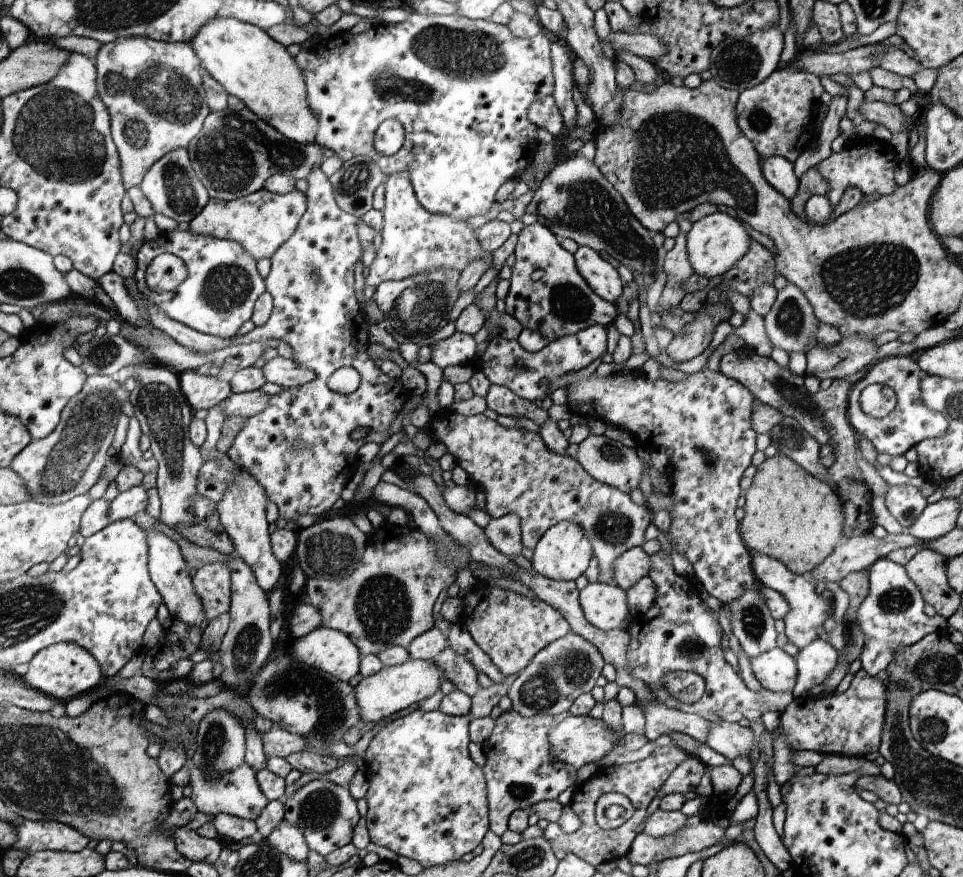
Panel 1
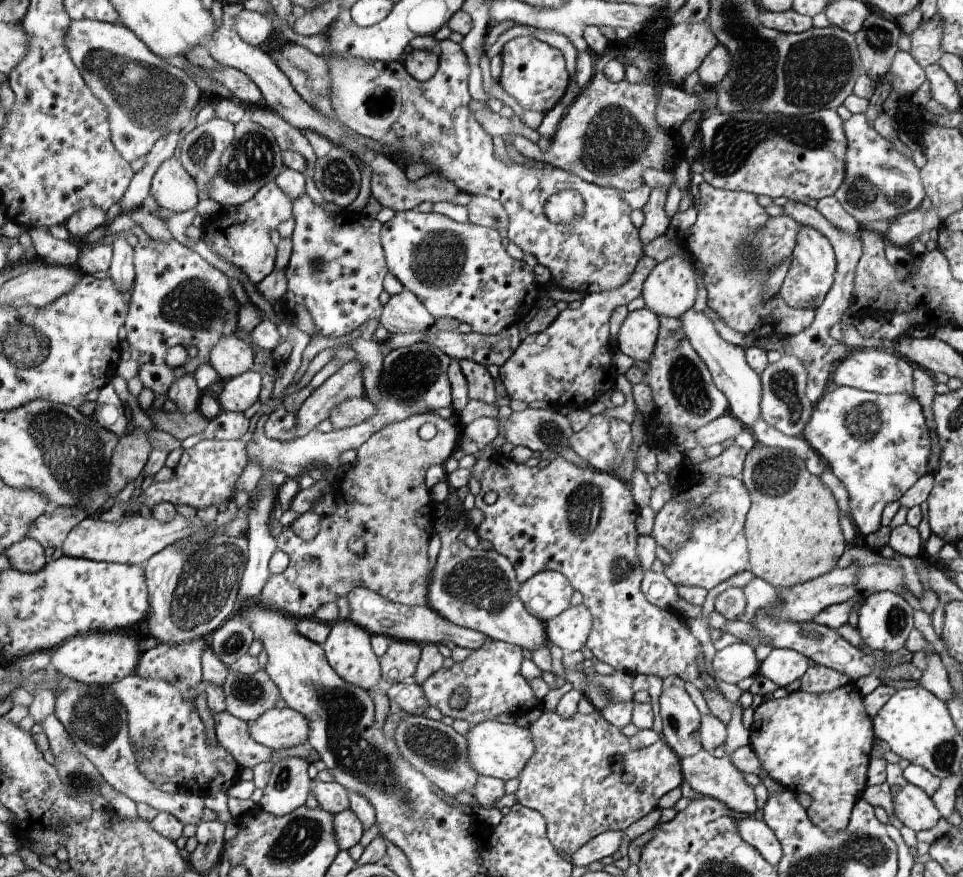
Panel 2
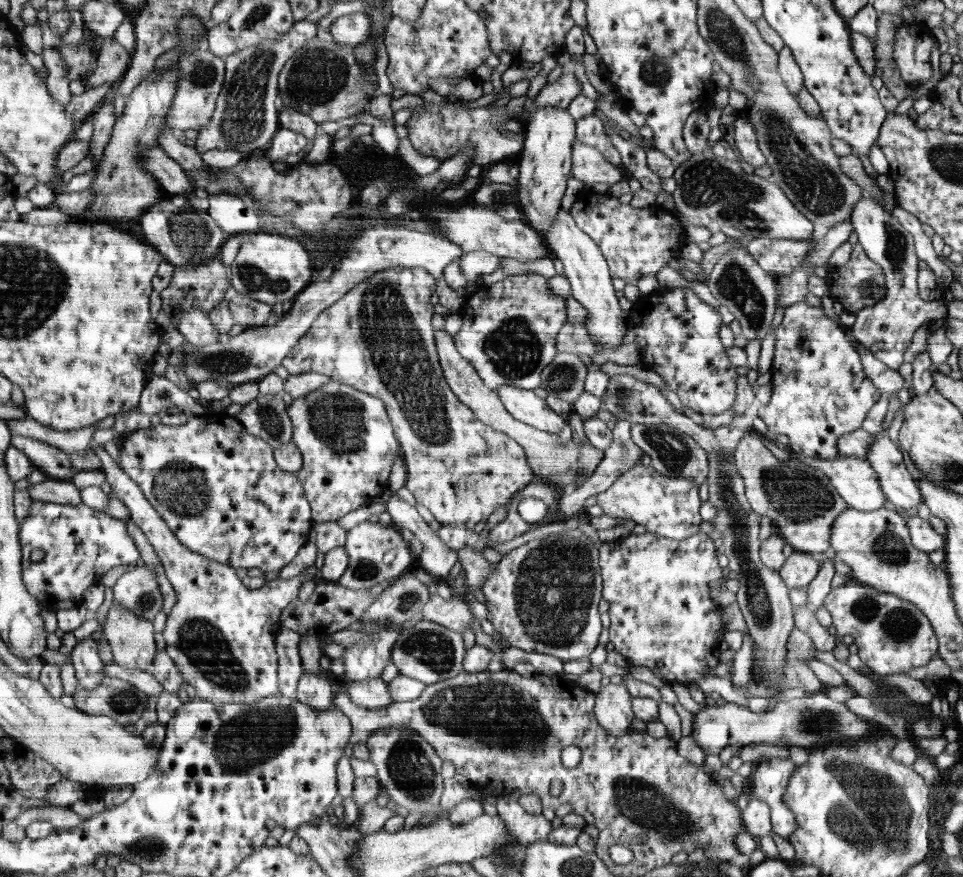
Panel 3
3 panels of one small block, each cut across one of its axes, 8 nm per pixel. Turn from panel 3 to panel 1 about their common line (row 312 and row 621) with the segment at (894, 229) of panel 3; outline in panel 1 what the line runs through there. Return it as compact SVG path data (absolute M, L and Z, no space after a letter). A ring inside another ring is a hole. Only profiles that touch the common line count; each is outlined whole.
M887 556L879 558L868 568L869 589L858 607L857 623L863 636L863 649L859 656L862 667L872 677L887 668L893 656L902 649L918 643L934 631L945 629L946 619L937 615L929 617L924 612L922 593L902 566Z

